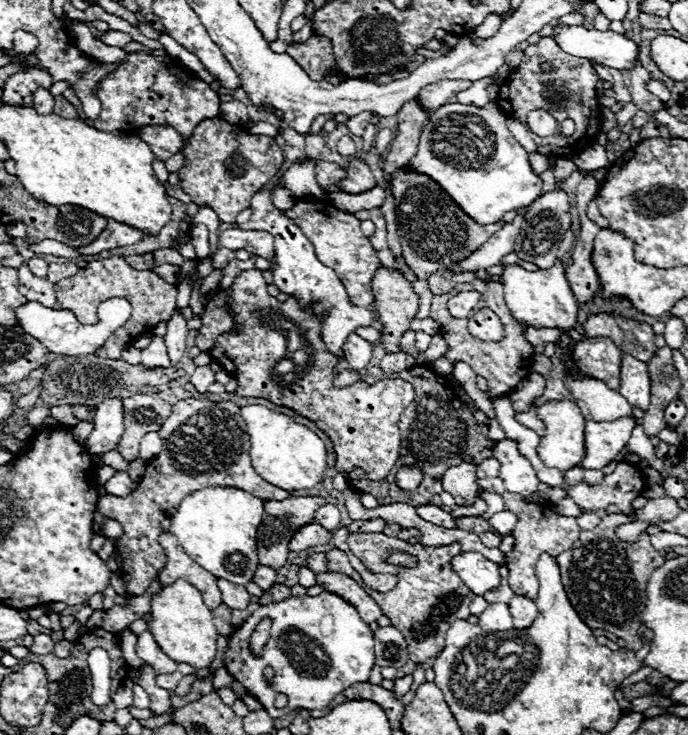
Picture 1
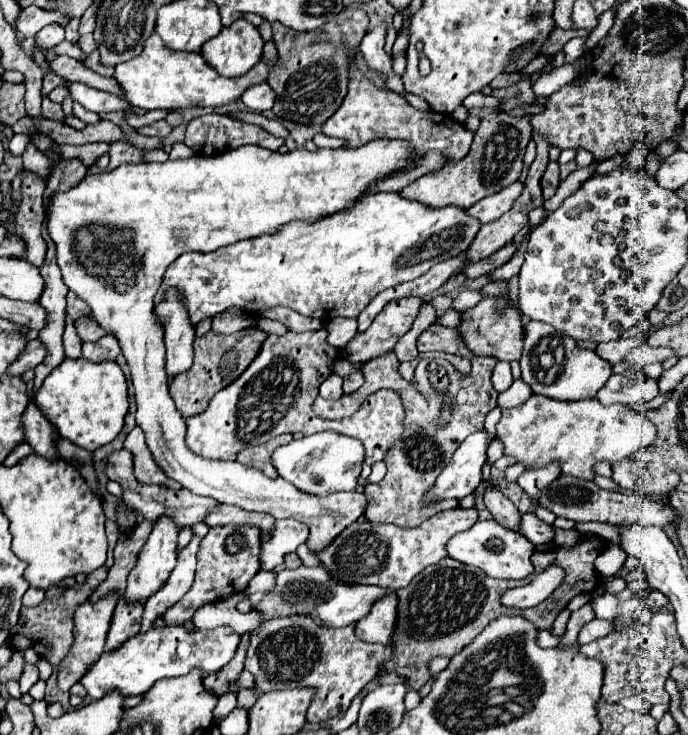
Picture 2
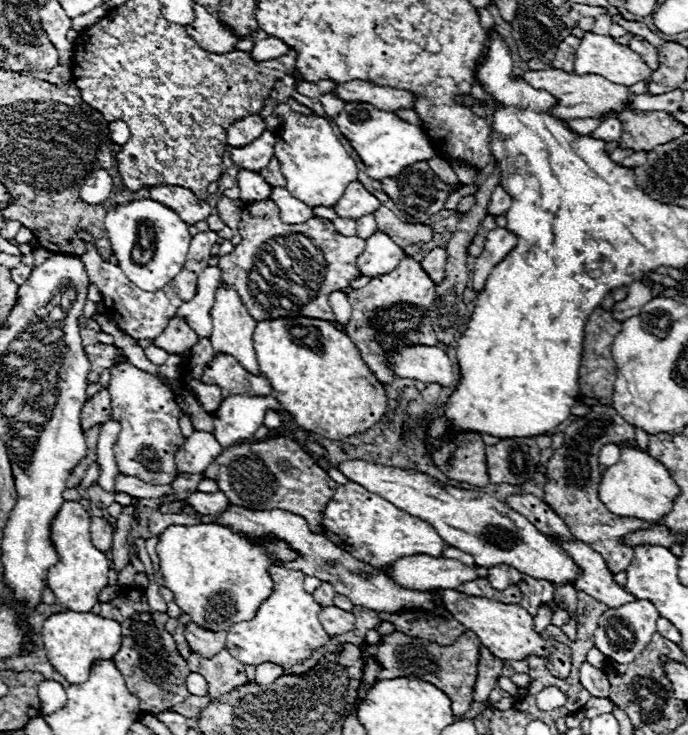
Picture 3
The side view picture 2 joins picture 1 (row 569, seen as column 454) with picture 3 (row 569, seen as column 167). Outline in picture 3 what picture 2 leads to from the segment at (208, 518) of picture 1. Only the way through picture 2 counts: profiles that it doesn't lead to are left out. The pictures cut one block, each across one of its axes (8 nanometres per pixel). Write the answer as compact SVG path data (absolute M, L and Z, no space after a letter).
M272 566L270 576L274 580L274 592L268 600L262 602L252 620L230 626L226 636L228 652L242 664L262 664L276 662L284 668L290 668L306 658L312 652L328 642L328 634L318 620L320 604L302 588L304 574L298 570L288 570L282 566Z

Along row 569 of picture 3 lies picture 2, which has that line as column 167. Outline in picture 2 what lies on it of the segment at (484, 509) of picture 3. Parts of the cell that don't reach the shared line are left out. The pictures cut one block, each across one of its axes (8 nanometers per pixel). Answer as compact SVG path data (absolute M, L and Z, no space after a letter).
M160 516L154 522L154 528L146 540L146 544L142 546L140 554L138 554L138 562L132 568L132 572L128 574L128 588L126 588L126 598L130 602L134 600L146 600L148 596L152 596L170 576L170 572L176 568L176 556L178 556L178 532L180 526L174 522L174 518L170 516Z

